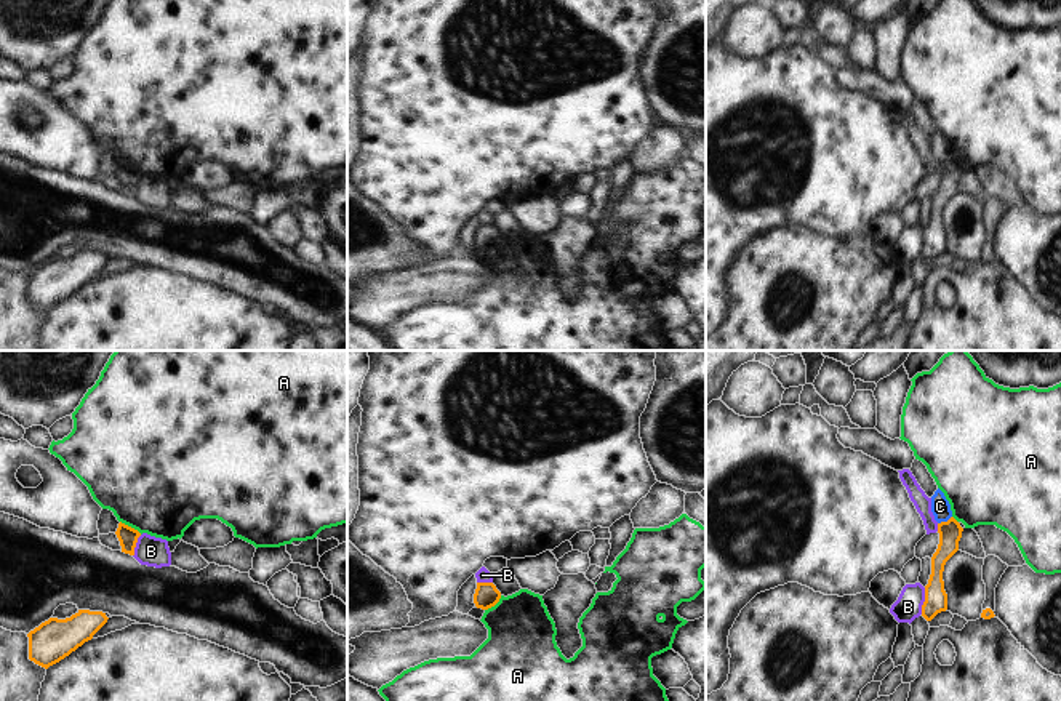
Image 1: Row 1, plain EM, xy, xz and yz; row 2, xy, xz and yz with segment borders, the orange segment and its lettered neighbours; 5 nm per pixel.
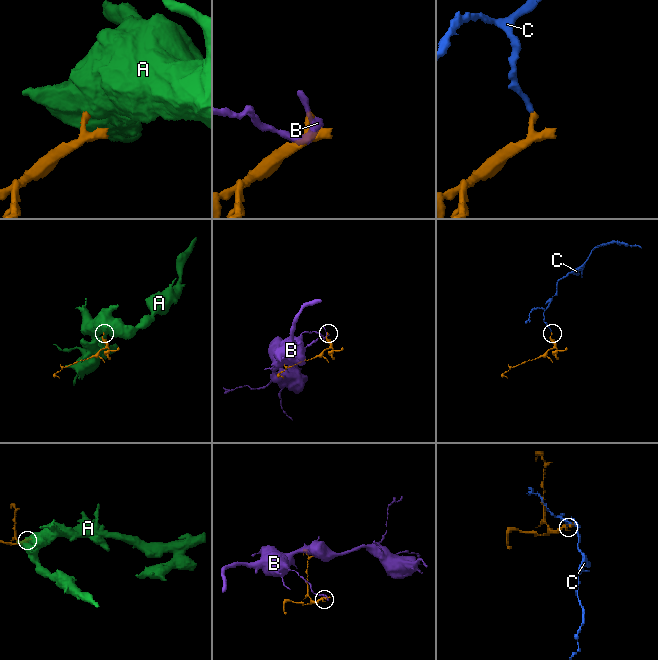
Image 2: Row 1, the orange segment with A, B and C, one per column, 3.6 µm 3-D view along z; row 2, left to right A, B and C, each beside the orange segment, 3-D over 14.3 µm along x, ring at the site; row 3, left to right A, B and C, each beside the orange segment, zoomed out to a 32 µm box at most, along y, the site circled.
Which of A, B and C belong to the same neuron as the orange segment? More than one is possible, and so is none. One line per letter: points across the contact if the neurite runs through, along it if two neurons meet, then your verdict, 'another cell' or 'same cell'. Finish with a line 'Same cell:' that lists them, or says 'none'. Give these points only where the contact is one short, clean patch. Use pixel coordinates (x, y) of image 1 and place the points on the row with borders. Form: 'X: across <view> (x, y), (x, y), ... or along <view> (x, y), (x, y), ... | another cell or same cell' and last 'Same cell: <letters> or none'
A: along xy (120, 520), (141, 533) | another cell
B: another cell
C: along yz (951, 516), (938, 524) | another cell
Same cell: none

